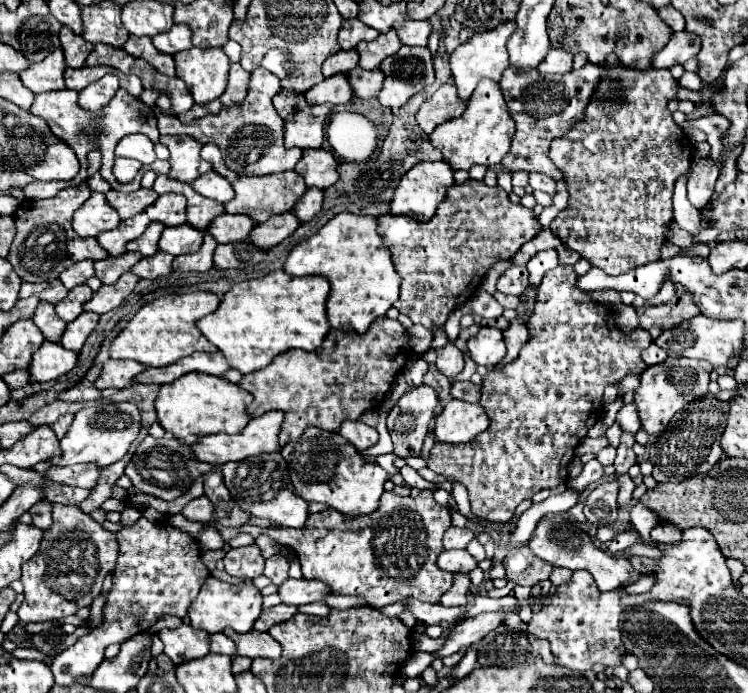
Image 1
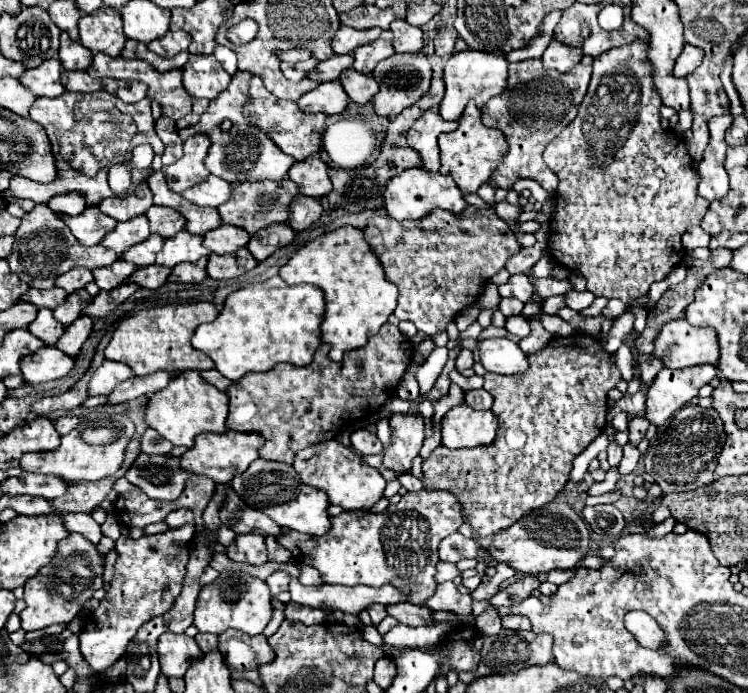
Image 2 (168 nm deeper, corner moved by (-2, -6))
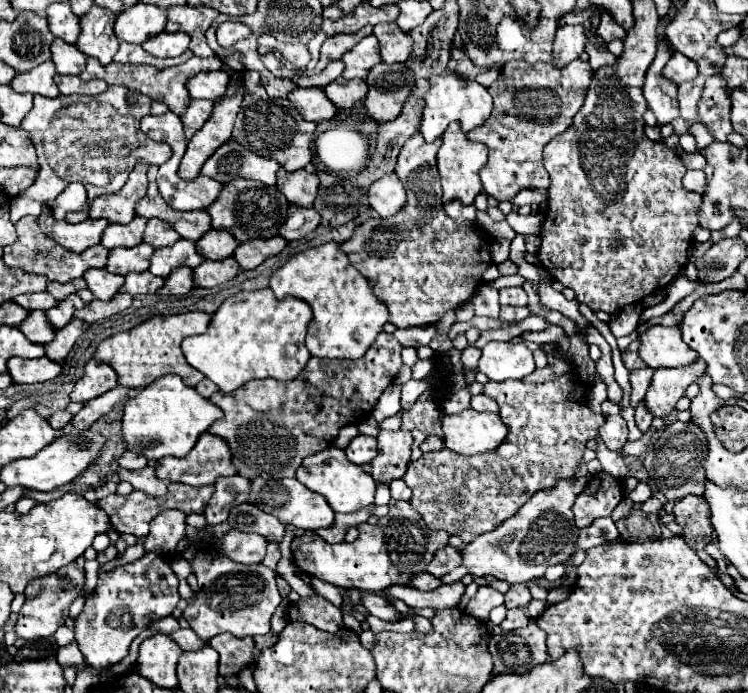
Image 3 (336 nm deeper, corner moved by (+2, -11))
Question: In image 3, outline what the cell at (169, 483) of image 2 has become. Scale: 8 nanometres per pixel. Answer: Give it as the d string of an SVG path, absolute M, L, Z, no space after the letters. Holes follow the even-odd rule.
M145 467L145 469L137 469L137 471L129 471L129 469L121 469L119 471L121 481L129 481L135 489L147 493L147 495L165 495L169 481L163 481L155 475L153 467Z

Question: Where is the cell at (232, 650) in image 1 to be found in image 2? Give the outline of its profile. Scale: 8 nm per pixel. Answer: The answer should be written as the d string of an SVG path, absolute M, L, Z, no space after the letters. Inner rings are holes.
M199 632L195 636L195 642L201 648L201 652L209 652L209 650L215 650L217 648L217 636L215 634L201 634Z

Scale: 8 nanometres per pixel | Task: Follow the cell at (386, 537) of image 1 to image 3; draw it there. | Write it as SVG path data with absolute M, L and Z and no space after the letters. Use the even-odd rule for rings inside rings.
M397 501L391 511L379 519L377 525L361 523L359 535L355 541L347 543L327 543L317 533L305 533L291 541L293 561L299 571L313 575L321 581L327 581L339 589L359 589L367 591L367 587L353 585L369 585L369 591L379 593L389 585L405 585L417 573L425 571L437 551L449 541L445 531L431 531L425 527L423 517L411 507L409 501Z

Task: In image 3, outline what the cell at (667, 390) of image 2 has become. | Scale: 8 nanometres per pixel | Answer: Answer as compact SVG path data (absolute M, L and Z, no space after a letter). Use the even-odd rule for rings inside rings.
M697 359L693 365L681 369L657 369L645 395L645 407L653 417L667 419L673 411L677 411L675 405L685 395L687 387L695 383L703 373L703 359Z

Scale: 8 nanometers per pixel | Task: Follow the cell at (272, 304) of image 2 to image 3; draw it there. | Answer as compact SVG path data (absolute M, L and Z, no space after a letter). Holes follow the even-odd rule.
M269 287L239 291L223 301L205 333L183 339L181 347L189 365L199 369L223 393L239 389L251 379L273 377L295 379L309 361L305 333L311 321L311 307L303 299L275 299Z

